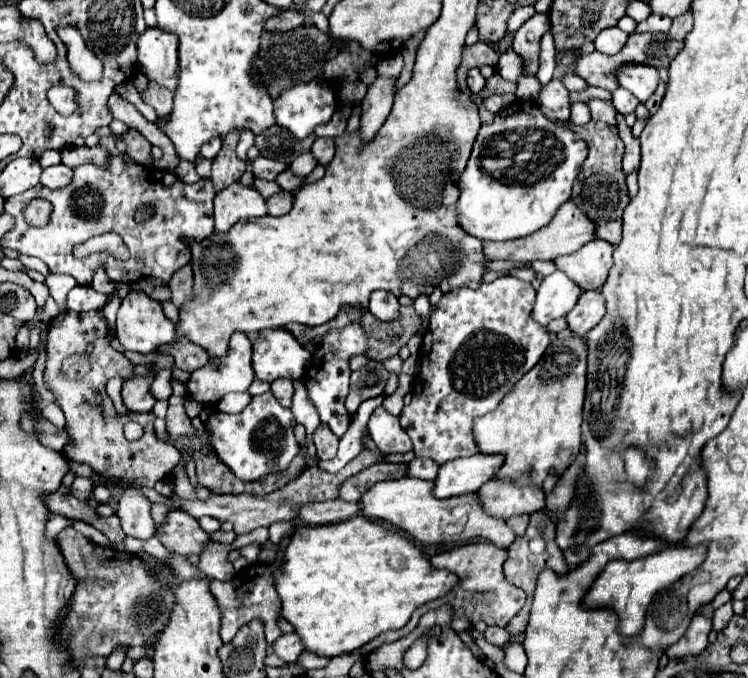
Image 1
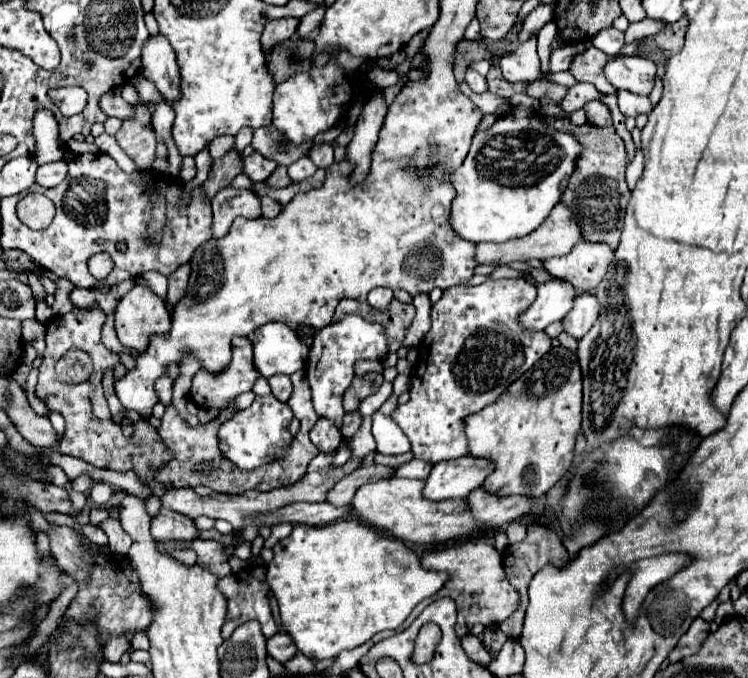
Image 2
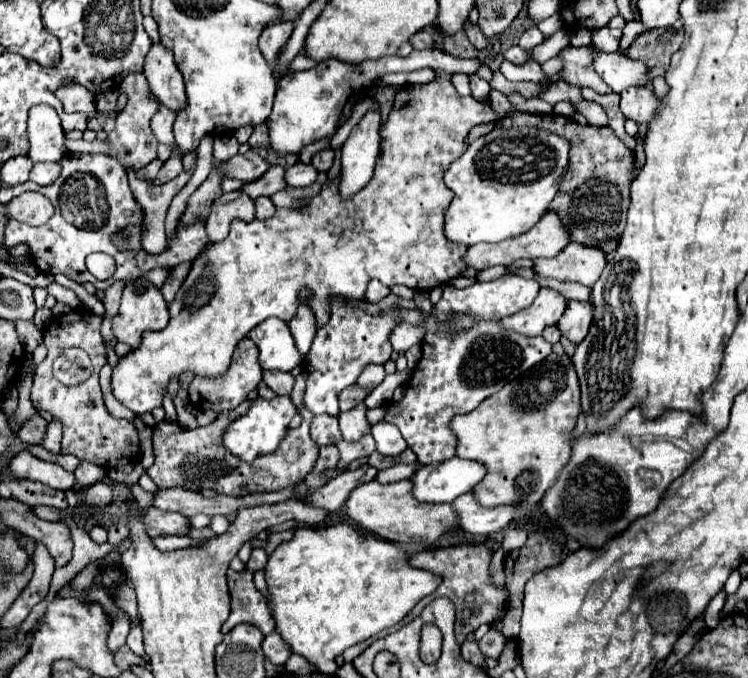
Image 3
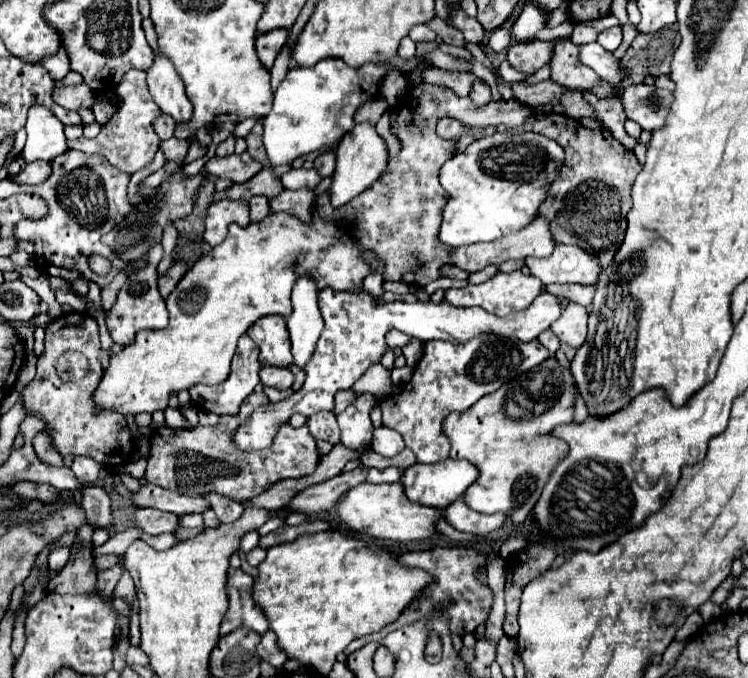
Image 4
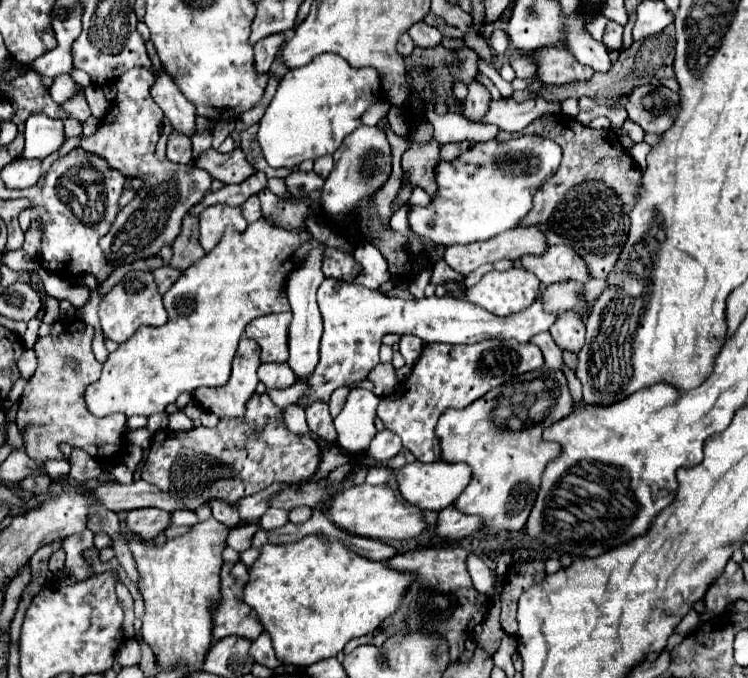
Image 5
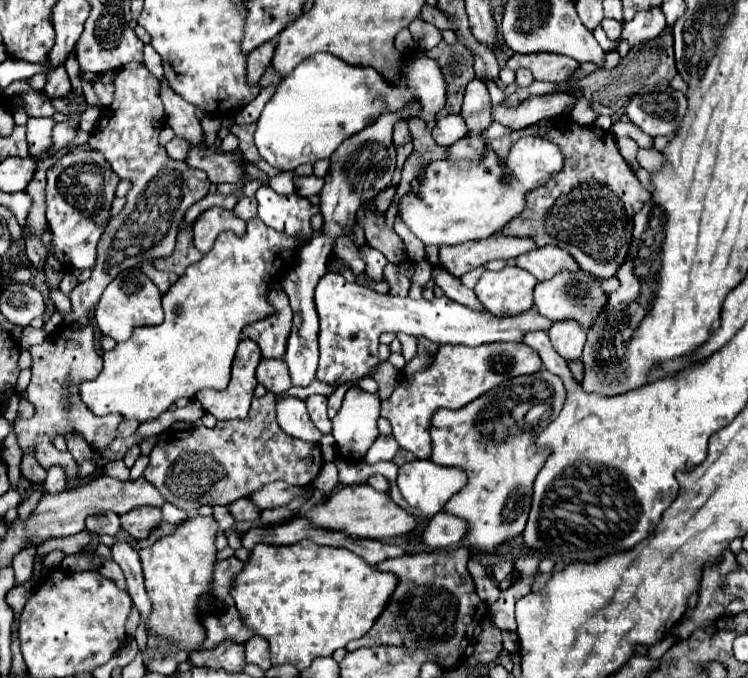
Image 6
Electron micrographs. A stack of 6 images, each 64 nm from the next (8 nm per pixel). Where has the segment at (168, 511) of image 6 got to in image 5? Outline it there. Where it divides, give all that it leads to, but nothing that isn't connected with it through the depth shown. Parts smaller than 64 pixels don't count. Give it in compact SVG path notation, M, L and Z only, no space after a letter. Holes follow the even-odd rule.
M178 510L178 512L172 514L172 524L192 526L192 524L196 524L196 522L200 522L200 520L198 520L196 512L192 512L192 510Z

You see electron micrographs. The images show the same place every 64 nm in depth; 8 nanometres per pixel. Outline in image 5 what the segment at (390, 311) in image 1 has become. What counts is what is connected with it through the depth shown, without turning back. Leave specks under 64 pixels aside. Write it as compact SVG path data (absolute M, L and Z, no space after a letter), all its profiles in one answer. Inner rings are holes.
M362 242L356 250L354 250L354 258L362 264L364 272L356 278L358 284L370 288L370 290L378 290L386 280L390 280L388 274L388 264L384 260L384 256L380 254L380 250L368 242Z

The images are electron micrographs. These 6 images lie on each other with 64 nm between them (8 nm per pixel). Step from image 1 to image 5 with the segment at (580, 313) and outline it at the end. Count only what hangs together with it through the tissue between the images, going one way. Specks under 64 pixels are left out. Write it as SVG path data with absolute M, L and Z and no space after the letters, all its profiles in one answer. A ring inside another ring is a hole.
M568 310L558 316L558 320L550 326L550 334L554 336L556 344L562 350L578 352L584 344L584 334L586 334L586 320L582 314Z

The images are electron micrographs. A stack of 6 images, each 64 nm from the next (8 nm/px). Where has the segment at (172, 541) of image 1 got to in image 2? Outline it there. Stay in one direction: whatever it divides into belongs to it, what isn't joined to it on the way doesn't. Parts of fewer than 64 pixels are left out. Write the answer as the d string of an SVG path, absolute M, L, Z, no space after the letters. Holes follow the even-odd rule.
M162 508L156 518L152 518L152 536L158 542L170 542L170 540L186 540L192 542L198 536L198 528L194 526L194 520L188 516L182 516L174 510Z

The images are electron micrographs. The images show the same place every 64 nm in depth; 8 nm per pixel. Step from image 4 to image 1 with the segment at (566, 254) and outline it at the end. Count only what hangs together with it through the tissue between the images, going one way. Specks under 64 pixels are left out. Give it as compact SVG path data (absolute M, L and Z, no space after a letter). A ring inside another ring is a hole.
M592 240L580 250L568 256L560 256L554 262L566 272L582 290L598 290L608 276L612 266L614 246L606 240Z

